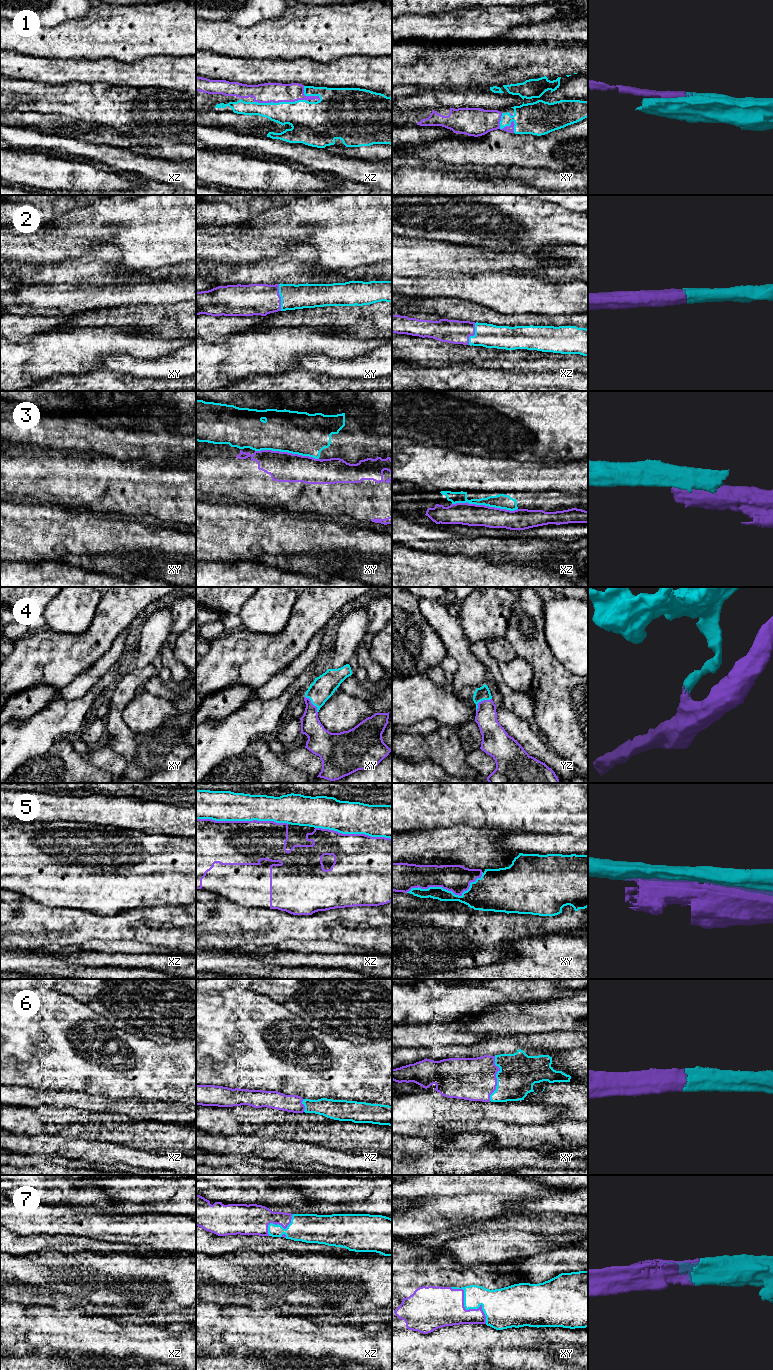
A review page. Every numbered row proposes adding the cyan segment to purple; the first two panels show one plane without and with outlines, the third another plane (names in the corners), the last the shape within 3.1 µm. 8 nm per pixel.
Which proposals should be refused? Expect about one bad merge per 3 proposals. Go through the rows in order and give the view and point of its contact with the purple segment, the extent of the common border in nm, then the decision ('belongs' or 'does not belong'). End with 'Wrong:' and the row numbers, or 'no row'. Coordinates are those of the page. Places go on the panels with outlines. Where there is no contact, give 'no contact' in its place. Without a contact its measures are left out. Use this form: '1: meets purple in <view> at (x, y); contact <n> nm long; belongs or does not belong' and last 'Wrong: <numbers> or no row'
1: meets purple in xz at (279, 101); contact 420 nm long; belongs
2: meets purple in xy at (280, 297); contact 220 nm long; belongs
3: meets purple in xz at (484, 505); contact 550 nm long; does not belong
4: meets purple in yz at (481, 701); contact 170 nm long; belongs
5: meets purple in xz at (242, 821); contact 750 nm long; does not belong
6: meets purple in xy at (496, 1078); contact 360 nm long; belongs
7: meets purple in xy at (465, 1309); contact 420 nm long; belongs
Wrong: 3, 5

